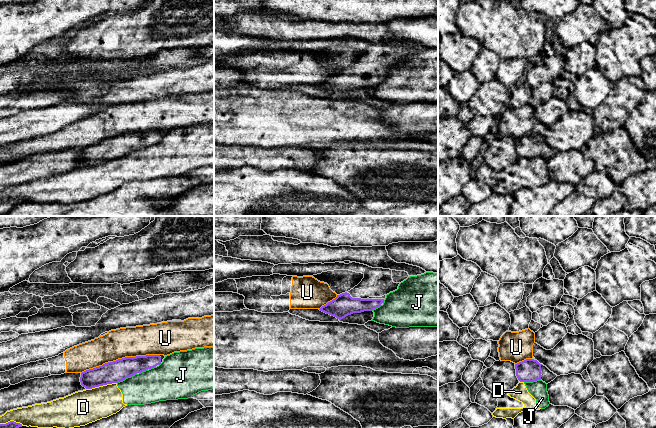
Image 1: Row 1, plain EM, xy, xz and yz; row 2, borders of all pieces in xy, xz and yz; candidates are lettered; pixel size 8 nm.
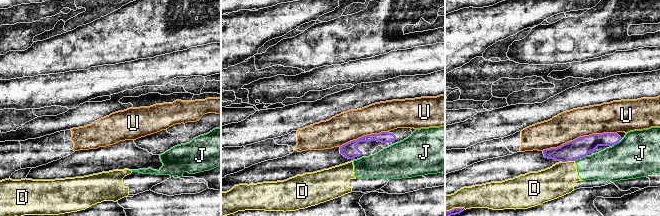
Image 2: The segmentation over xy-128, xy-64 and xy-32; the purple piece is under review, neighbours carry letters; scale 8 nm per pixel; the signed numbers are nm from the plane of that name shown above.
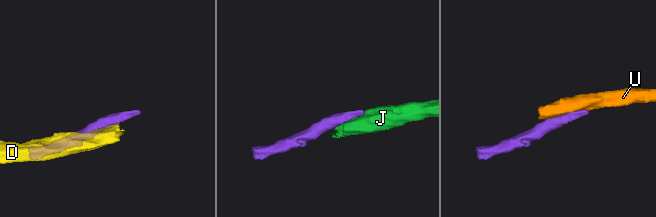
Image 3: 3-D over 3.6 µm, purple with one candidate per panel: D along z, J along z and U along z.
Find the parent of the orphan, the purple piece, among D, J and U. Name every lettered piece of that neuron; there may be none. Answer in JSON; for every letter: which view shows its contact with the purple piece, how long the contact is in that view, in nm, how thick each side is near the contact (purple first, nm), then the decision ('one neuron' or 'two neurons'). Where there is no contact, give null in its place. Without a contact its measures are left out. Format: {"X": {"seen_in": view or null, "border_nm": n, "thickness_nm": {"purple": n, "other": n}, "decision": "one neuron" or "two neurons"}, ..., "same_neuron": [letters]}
{"D": {"seen_in": "xy", "border_nm": 260, "thickness_nm": {"purple": 180, "other": 280}, "decision": "two neurons"}, "J": {"seen_in": "xy", "border_nm": 180, "thickness_nm": {"purple": 180, "other": 280}, "decision": "two neurons"}, "U": {"seen_in": "xy", "border_nm": 650, "thickness_nm": {"purple": 180, "other": 240}, "decision": "two neurons"}, "same_neuron": []}

